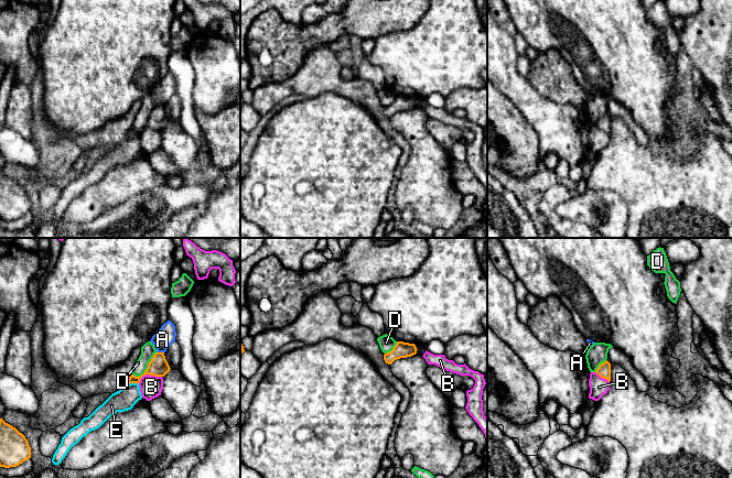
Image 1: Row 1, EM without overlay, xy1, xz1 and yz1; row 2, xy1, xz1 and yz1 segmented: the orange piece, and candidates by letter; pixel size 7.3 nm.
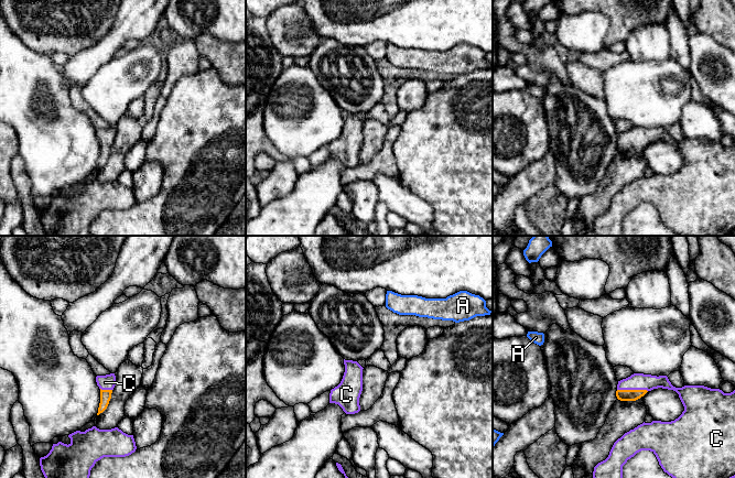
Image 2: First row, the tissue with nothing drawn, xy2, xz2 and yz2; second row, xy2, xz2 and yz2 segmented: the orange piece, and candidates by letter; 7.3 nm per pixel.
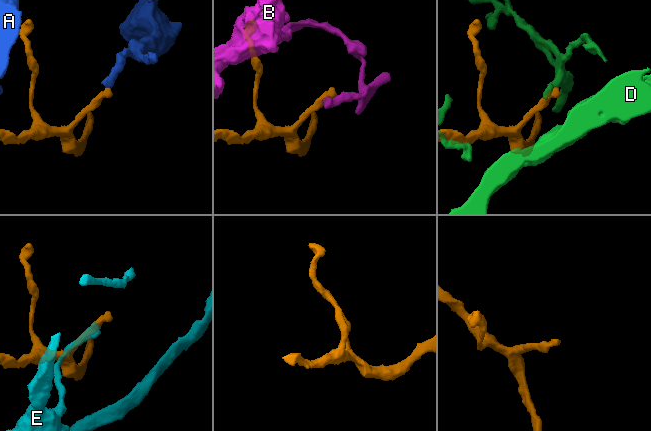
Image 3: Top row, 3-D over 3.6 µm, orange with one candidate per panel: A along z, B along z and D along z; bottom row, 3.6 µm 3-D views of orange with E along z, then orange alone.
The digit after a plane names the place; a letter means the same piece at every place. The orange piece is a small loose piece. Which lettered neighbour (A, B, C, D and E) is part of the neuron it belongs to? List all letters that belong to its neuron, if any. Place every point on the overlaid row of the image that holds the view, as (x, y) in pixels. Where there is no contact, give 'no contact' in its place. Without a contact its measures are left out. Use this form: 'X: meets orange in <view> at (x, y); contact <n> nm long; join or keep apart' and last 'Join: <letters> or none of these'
A: meets orange in xy1 at (161, 352); contact 50 nm long; keep apart
B: meets orange in xy1 at (148, 373); contact 190 nm long; keep apart
C: meets orange in yz2 at (633, 390); contact 220 nm long; join
D: meets orange in xy1 at (147, 368); contact 260 nm long; keep apart
E: meets orange in xy1 at (131, 382); contact 110 nm long; keep apart
Join: C

